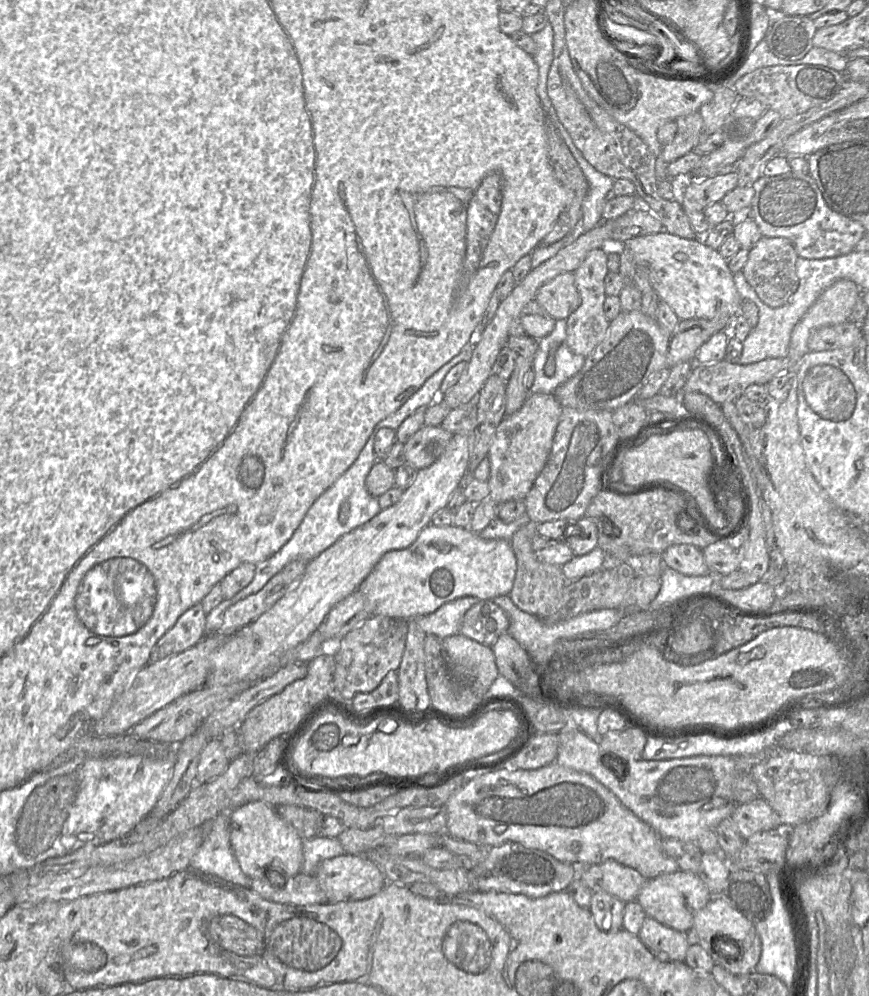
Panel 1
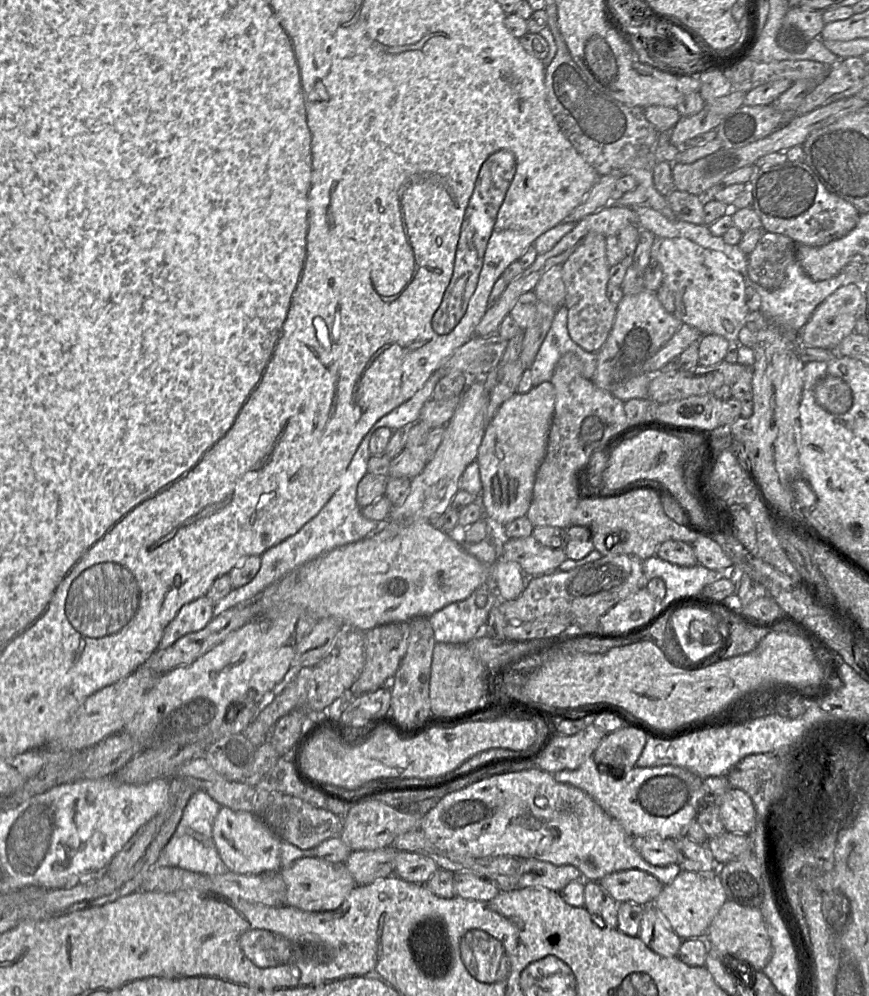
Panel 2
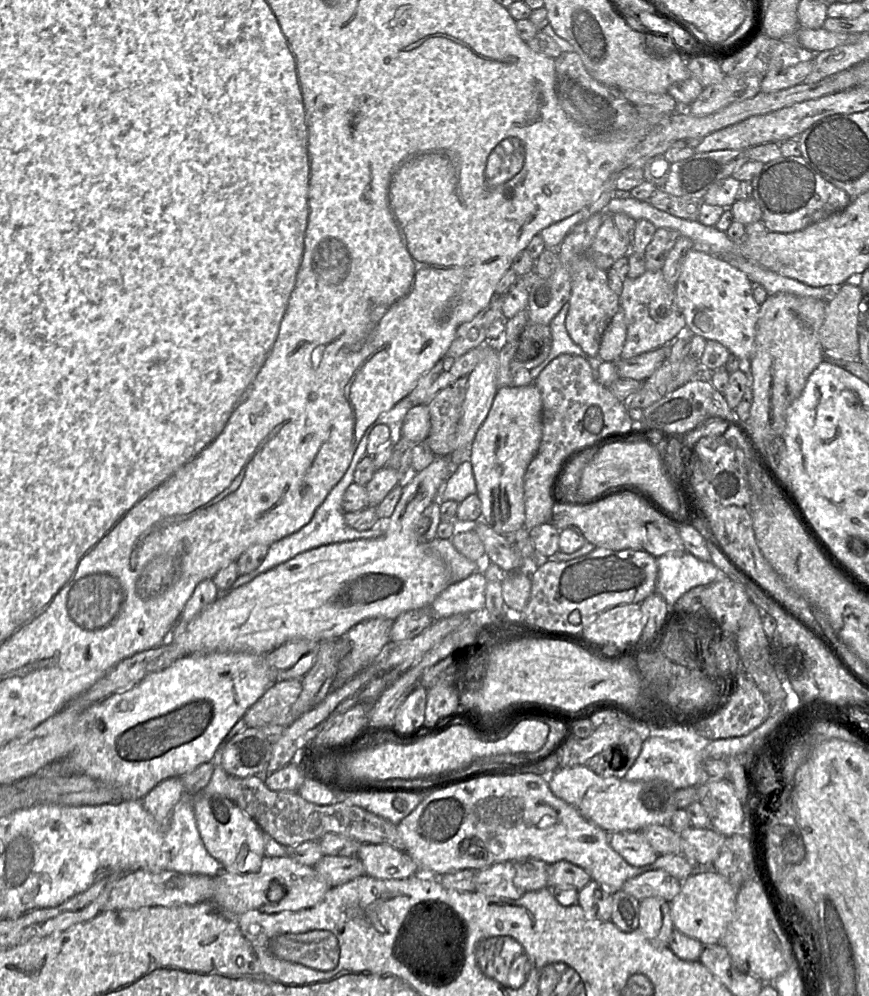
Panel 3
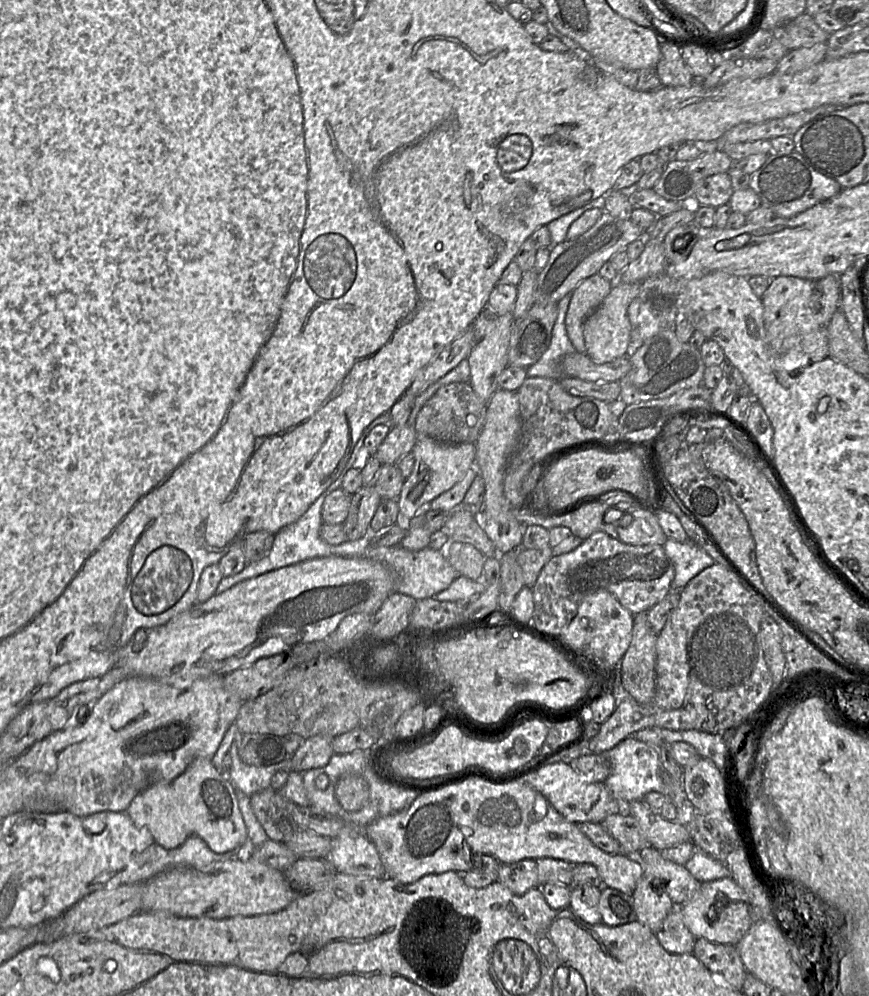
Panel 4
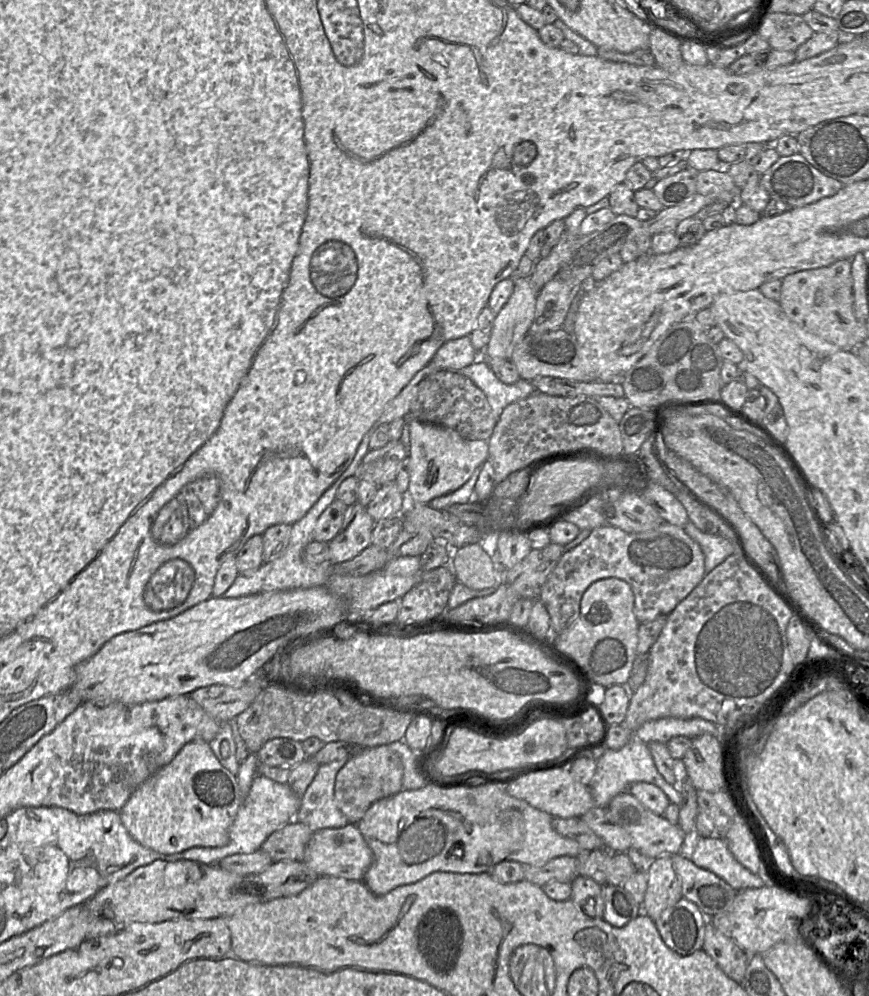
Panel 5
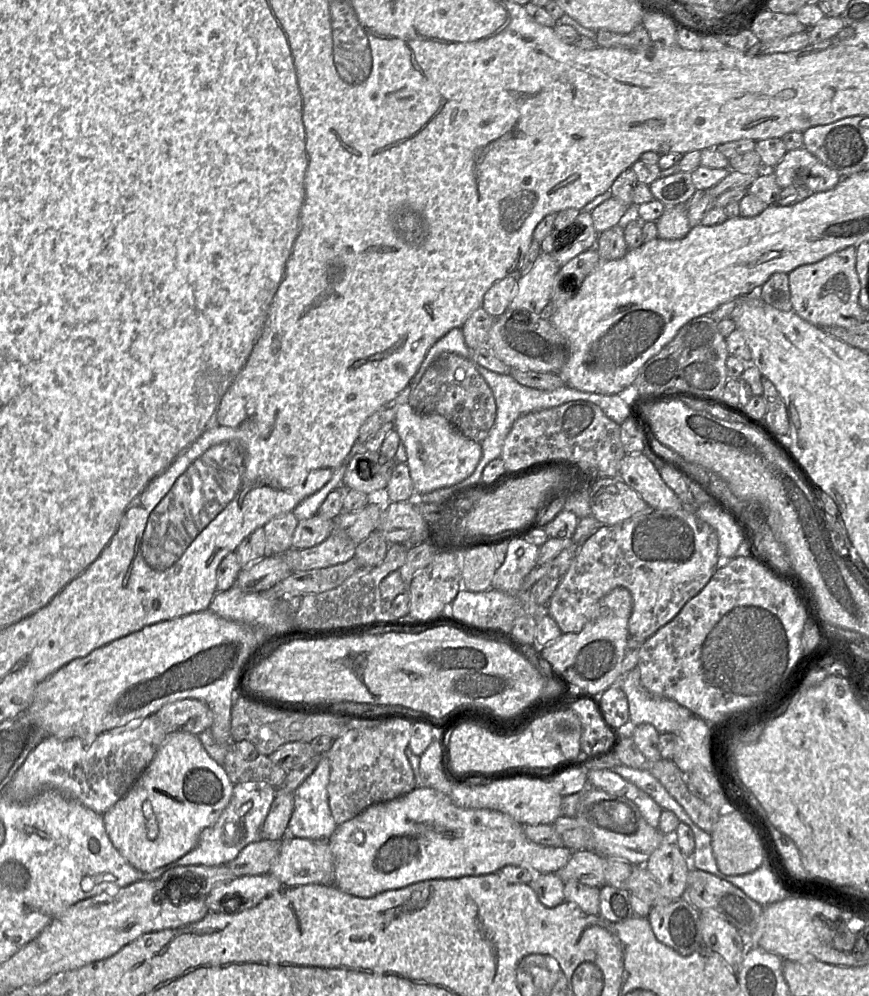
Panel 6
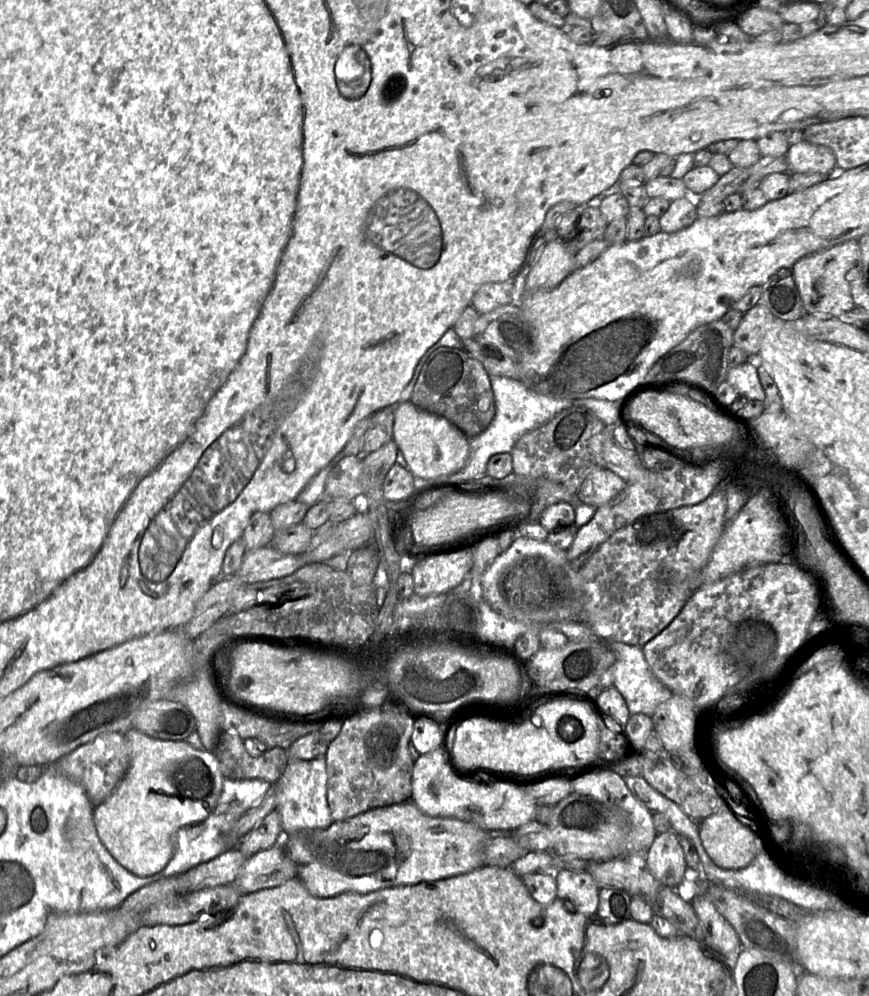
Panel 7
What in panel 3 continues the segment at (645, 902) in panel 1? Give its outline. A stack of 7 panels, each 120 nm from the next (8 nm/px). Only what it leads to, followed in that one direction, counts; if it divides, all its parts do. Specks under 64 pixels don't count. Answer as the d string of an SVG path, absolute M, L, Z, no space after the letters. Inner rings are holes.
M698 868L682 881L680 892L670 901L674 928L703 945L720 943L736 909L737 890L711 868Z

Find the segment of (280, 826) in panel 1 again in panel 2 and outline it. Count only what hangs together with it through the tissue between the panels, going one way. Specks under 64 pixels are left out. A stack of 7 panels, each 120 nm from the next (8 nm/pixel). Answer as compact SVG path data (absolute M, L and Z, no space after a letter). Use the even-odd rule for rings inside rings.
M222 806L212 827L213 841L228 872L242 875L260 875L279 871L281 840L257 816L246 811L235 811Z

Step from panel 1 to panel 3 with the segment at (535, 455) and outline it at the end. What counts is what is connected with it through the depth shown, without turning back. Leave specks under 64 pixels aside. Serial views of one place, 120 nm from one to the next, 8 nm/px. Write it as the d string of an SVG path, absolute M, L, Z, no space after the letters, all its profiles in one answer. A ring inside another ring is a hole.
M534 383L498 388L490 411L470 449L482 519L495 532L506 536L524 527L524 474L542 439L542 399Z

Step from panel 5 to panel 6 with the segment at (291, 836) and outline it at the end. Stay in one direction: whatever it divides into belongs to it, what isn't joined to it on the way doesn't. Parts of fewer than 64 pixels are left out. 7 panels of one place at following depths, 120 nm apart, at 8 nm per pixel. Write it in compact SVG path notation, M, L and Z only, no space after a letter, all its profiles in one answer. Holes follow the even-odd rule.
M260 839L244 847L238 856L226 865L236 877L269 873L281 845L282 840Z

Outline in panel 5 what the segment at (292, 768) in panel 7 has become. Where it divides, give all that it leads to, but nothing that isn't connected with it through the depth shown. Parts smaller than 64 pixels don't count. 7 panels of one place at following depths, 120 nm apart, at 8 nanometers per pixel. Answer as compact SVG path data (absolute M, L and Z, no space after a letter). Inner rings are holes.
M341 758L319 766L311 784L300 798L300 807L294 821L305 824L313 832L343 828L352 824L340 811L334 798L337 773L348 760Z

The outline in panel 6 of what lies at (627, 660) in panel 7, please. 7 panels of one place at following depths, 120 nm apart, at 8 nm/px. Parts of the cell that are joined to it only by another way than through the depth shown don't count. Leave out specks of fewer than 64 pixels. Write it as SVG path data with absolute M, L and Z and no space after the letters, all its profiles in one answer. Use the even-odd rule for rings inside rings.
M638 667L631 669L614 685L618 685L624 691L629 705L629 721L626 726L621 727L622 730L626 727L635 728L642 723L648 723L653 725L659 733L669 733L675 731L693 715L689 709L677 702L649 693L641 683Z

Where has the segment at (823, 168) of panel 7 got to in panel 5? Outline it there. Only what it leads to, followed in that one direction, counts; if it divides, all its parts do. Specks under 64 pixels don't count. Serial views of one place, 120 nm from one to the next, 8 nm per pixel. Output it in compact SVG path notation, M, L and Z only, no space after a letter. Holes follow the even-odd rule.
M800 153L780 156L779 159L759 178L759 183L768 192L771 199L781 200L792 208L799 208L823 198L835 195L843 184L826 176L812 166Z

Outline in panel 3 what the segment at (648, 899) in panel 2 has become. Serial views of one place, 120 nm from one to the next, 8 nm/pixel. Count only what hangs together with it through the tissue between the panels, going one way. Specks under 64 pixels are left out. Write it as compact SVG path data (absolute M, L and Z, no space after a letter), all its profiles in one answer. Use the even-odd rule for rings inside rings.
M651 870L628 879L621 890L641 901L658 897L670 903L680 892L682 881L663 870Z

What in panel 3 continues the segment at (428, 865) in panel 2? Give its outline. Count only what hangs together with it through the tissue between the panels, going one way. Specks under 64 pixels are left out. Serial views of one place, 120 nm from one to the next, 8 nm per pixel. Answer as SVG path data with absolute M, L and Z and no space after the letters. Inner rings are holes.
M362 843L356 857L363 864L365 874L377 879L405 879L419 874L417 863L406 852L389 845Z

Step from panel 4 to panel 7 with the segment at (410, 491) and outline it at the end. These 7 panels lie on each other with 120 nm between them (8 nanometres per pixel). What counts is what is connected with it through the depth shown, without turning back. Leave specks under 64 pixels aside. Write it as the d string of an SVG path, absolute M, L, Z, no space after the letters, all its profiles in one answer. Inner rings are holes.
M410 401L394 406L392 439L403 453L408 470L414 477L431 479L453 474L465 466L469 457L469 438L462 431L446 418L423 411Z

